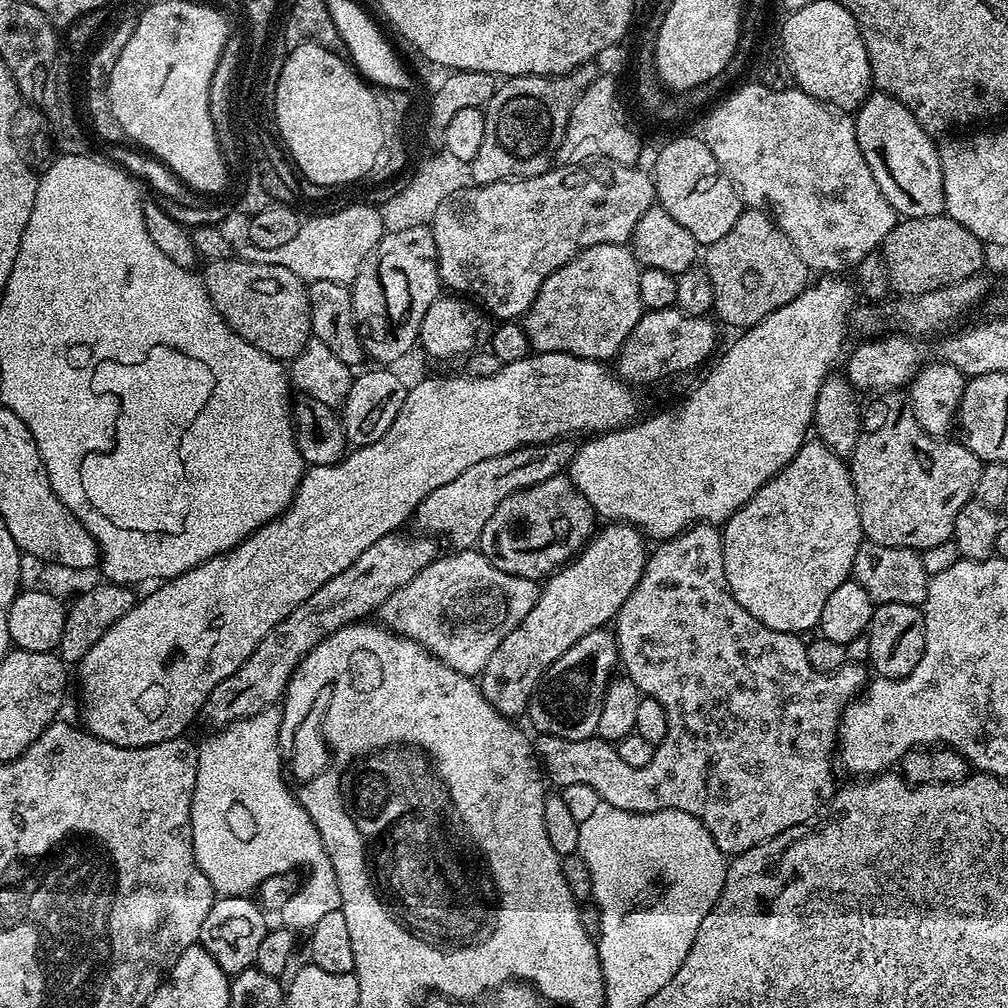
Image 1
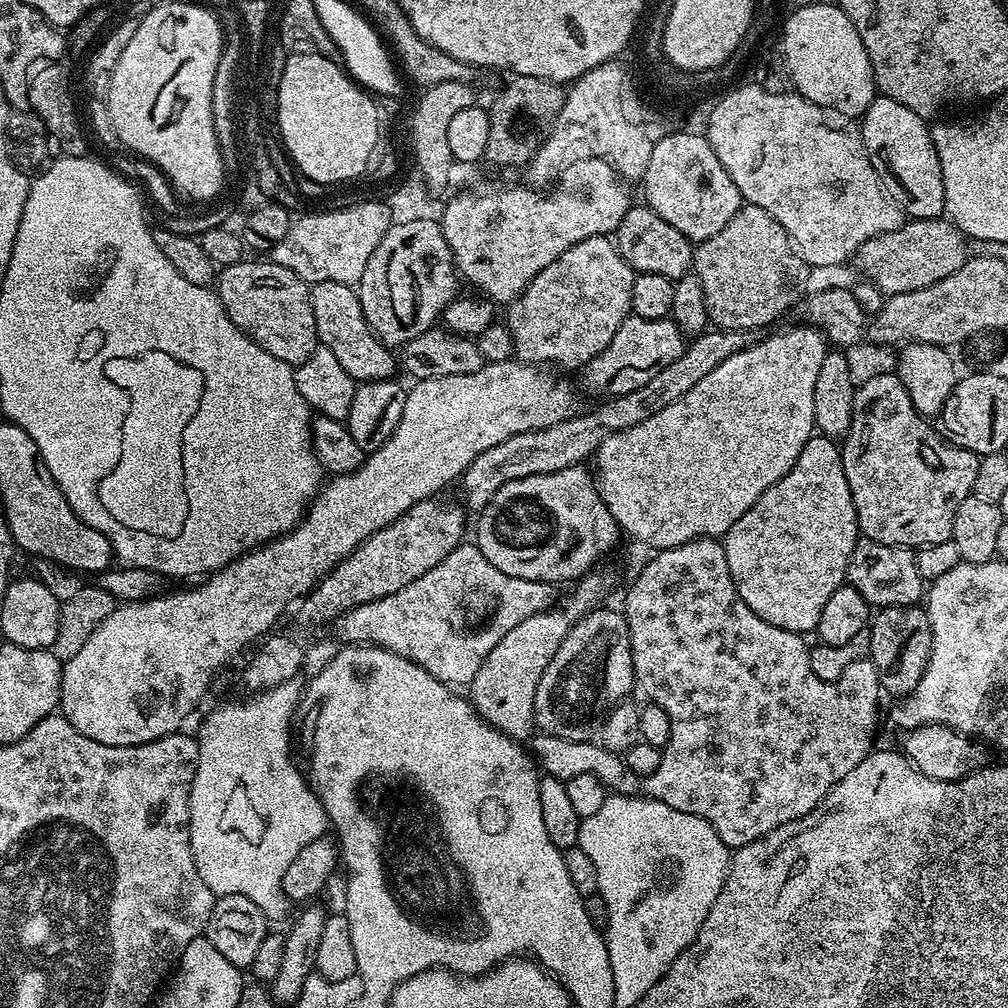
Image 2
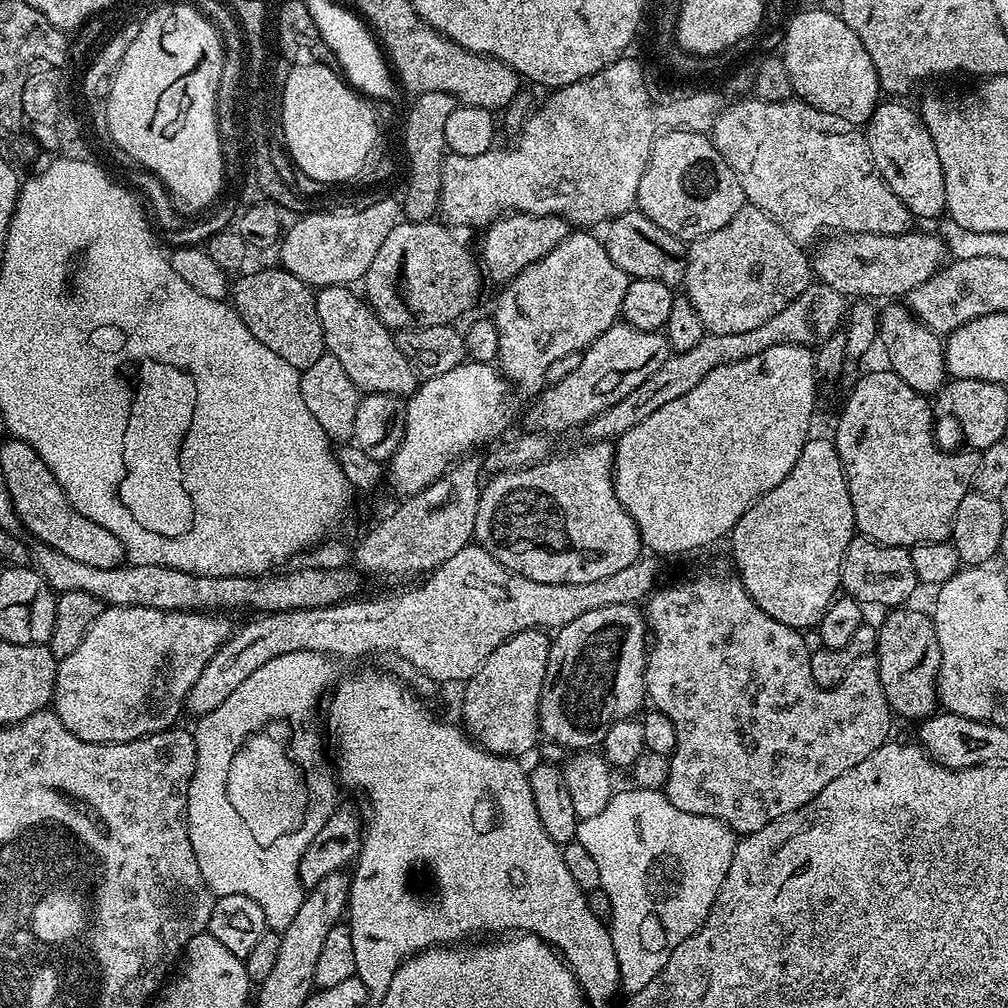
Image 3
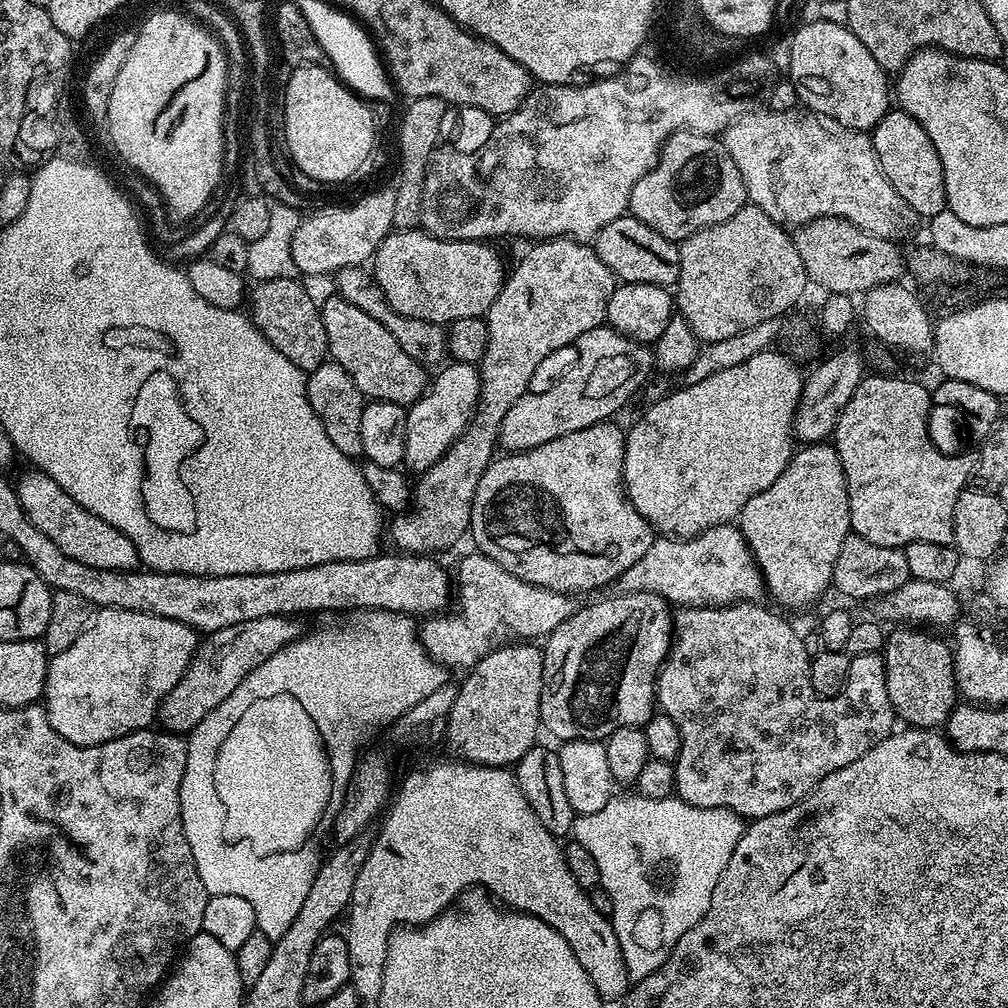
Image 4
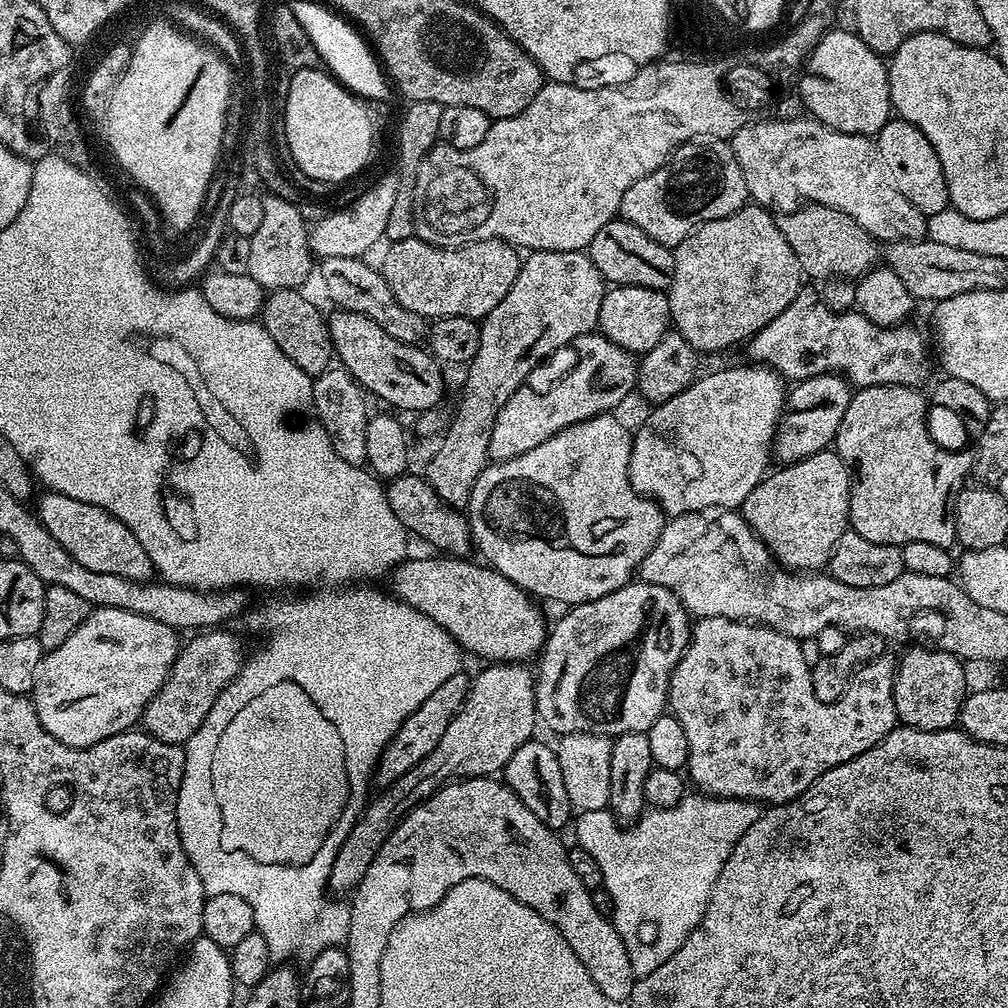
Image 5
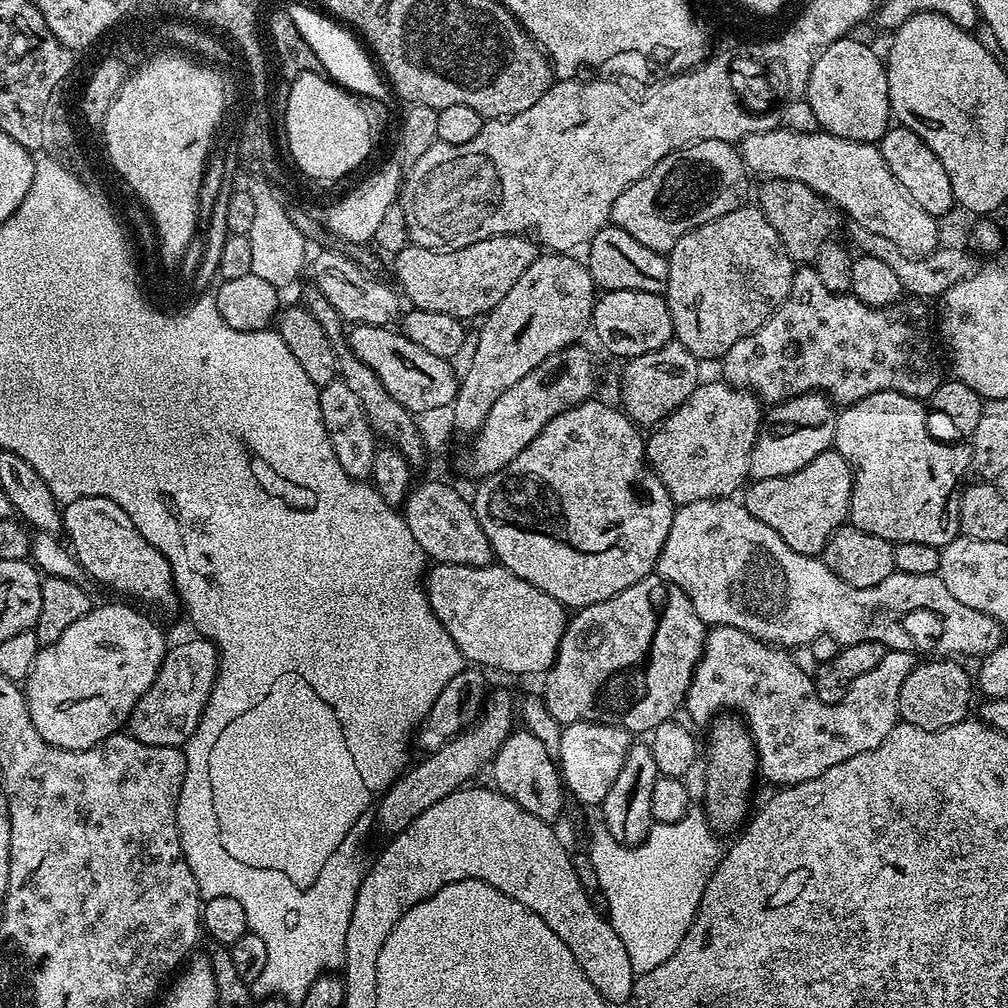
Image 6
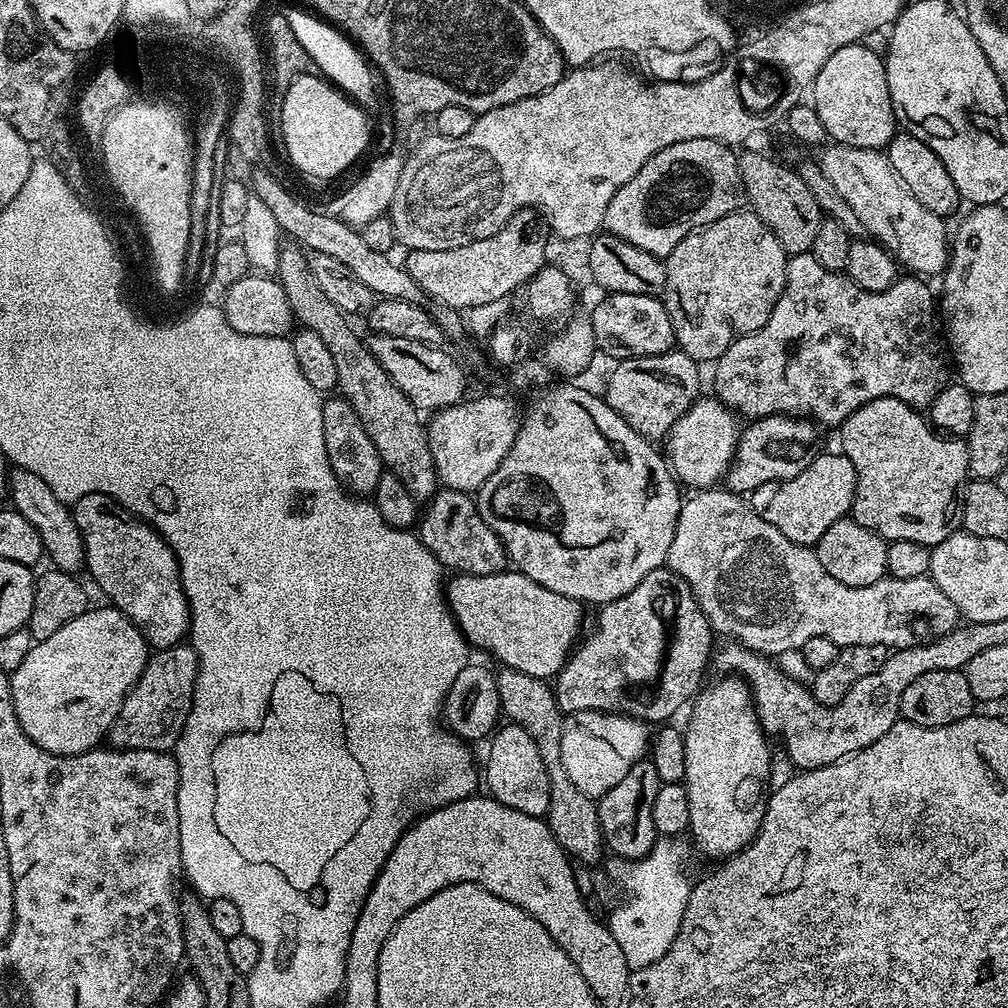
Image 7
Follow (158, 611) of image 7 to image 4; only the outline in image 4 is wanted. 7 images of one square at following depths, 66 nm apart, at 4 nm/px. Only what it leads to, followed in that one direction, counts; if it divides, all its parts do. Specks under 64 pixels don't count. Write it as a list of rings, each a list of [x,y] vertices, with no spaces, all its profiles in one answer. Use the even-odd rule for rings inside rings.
[[[27,470],[20,477],[15,477],[14,487],[18,494],[18,502],[22,502],[22,510],[26,510],[26,518],[62,550],[62,554],[70,554],[78,562],[86,562],[86,566],[94,566],[98,570],[133,571],[140,564],[138,550],[134,550],[134,542],[122,534],[122,530],[114,530],[110,522],[102,522],[90,510],[78,506],[54,478],[45,472]]]

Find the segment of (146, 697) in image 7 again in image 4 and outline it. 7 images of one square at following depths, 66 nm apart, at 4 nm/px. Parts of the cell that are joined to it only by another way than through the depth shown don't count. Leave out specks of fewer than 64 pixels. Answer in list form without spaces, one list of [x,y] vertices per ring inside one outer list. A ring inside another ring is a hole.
[[[267,616],[254,618],[250,622],[238,622],[205,635],[178,686],[164,695],[158,713],[159,727],[165,732],[192,733],[198,722],[202,722],[202,718],[206,718],[214,706],[222,706],[222,702],[226,702],[226,698],[238,690],[240,683],[258,666],[262,666],[262,662],[266,662],[266,658],[300,639],[300,623],[294,616]]]

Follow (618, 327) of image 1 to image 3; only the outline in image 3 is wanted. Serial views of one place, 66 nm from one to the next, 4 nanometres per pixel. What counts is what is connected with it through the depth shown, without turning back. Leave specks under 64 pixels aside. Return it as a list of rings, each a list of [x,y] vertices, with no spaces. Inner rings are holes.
[[[572,230],[564,237],[550,254],[536,260],[526,270],[522,270],[514,279],[507,281],[496,300],[494,319],[498,330],[498,367],[509,385],[525,388],[533,394],[545,387],[544,371],[555,366],[559,360],[567,356],[575,357],[583,353],[589,344],[593,344],[610,326],[621,319],[622,298],[626,298],[626,290],[630,277],[614,262],[610,262],[610,254],[604,249],[603,239],[598,235],[591,236],[588,230]]]

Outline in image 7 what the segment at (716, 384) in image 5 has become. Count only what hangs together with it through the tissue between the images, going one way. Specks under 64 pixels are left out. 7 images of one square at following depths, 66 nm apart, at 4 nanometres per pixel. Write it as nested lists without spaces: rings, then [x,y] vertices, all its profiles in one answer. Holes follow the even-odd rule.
[[[697,398],[688,407],[686,414],[682,414],[678,422],[674,422],[674,426],[668,431],[666,437],[666,443],[668,443],[666,459],[672,475],[681,485],[689,484],[689,489],[692,490],[715,488],[727,477],[742,431],[737,413],[726,407],[721,400],[704,399]]]

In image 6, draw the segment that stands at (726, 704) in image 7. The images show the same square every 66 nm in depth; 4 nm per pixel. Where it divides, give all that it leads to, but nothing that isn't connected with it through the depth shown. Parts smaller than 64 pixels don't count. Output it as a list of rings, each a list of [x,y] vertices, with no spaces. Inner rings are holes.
[[[737,717],[715,719],[711,726],[706,754],[706,776],[704,778],[704,812],[709,823],[720,832],[739,827],[749,815],[748,804],[758,776],[756,748],[748,733],[747,725]],[[748,812],[748,813],[747,813]]]

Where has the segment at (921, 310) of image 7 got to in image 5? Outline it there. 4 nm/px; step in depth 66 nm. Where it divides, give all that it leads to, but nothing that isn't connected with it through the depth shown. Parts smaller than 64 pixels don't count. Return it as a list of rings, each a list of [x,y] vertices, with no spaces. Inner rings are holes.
[[[804,290],[774,322],[747,341],[746,349],[756,359],[753,361],[773,368],[777,376],[788,382],[835,372],[856,388],[879,384],[920,386],[928,376],[928,348],[923,334],[908,327],[883,328],[859,310],[835,312],[825,306],[817,293],[815,296]]]

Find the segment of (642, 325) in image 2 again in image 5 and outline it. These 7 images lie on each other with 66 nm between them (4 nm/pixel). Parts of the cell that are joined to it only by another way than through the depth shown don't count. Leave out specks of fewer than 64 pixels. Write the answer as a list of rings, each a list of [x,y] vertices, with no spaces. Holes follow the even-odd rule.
[[[596,330],[582,334],[578,347],[580,357],[577,358],[576,365],[553,388],[548,388],[545,392],[535,392],[531,386],[522,387],[512,395],[510,402],[506,402],[506,406],[502,406],[494,422],[494,430],[490,434],[488,455],[493,461],[513,460],[515,456],[526,454],[526,450],[534,450],[534,446],[542,446],[546,438],[558,434],[566,426],[572,426],[591,416],[611,413],[631,392],[634,392],[638,384],[638,360],[633,353],[610,342]]]

